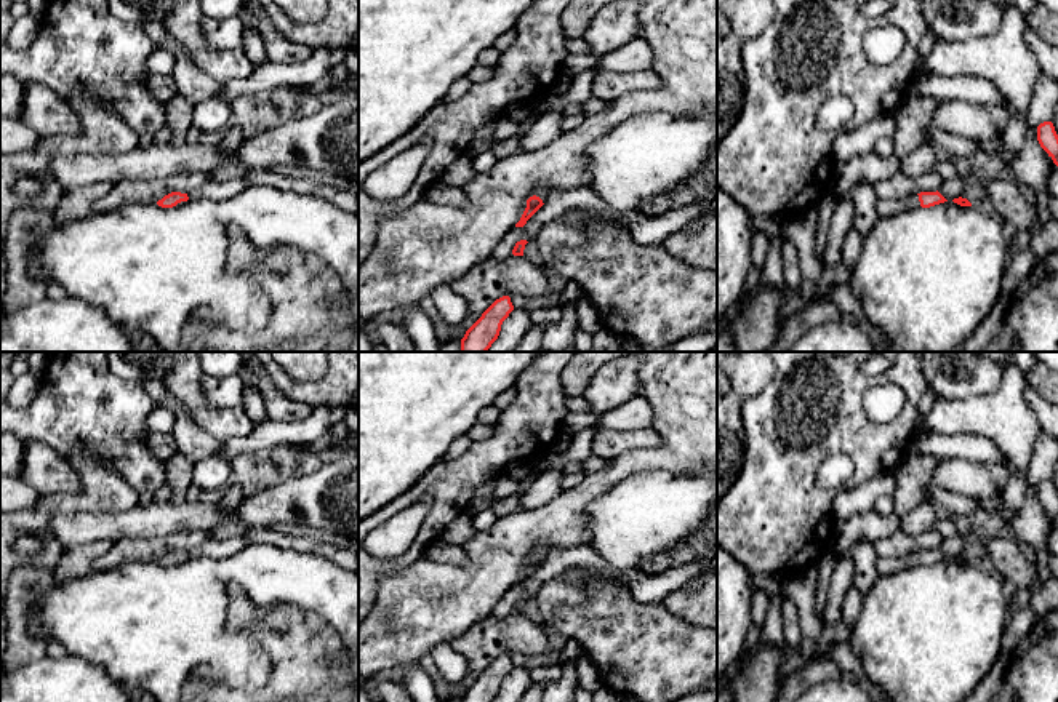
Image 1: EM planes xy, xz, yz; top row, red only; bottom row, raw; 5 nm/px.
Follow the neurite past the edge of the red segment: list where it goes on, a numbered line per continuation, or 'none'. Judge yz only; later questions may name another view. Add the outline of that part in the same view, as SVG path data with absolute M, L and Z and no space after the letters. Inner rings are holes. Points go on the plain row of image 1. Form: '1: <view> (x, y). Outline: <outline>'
1: yz (885, 566). Outline: M911 553L898 558L879 558L877 560L877 574L879 576L890 576L900 572L906 568L919 566L919 553Z

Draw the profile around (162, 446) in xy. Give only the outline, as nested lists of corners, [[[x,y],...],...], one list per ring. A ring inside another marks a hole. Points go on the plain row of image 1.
[[[149,433],[147,448],[162,462],[165,462],[166,459],[178,453],[173,433],[168,435]]]

